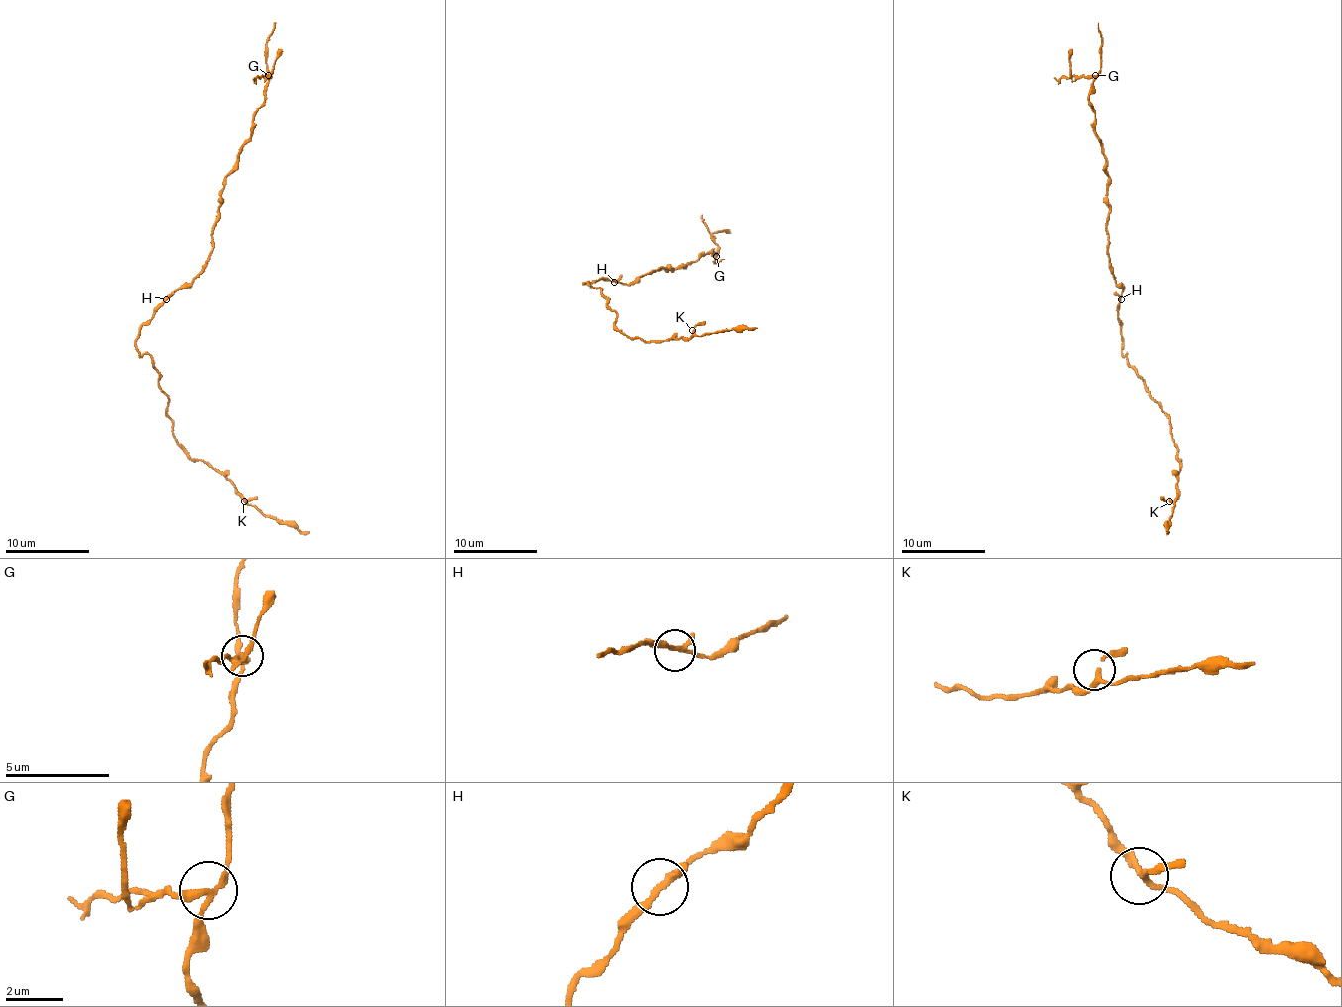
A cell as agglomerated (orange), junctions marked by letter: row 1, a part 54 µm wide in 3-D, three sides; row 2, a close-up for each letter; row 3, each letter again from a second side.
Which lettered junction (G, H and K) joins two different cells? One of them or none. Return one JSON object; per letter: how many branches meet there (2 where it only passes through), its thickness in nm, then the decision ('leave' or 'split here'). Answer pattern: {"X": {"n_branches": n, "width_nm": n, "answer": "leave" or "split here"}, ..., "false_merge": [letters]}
{"G": {"n_branches": 3, "width_nm": 200, "answer": "split here"}, "H": {"n_branches": 3, "width_nm": 180, "answer": "leave"}, "K": {"n_branches": 3, "width_nm": 180, "answer": "leave"}, "false_merge": ["G"]}

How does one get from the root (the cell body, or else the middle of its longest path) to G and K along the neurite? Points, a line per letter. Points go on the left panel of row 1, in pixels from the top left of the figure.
G: (157, 309), (176, 290), (185, 288), (208, 258), (223, 180), (252, 132), (252, 115), (265, 100), (269, 75)
K: (157, 309), (140, 328), (136, 349), (159, 375), (174, 440), (191, 459), (218, 470), (244, 501)

